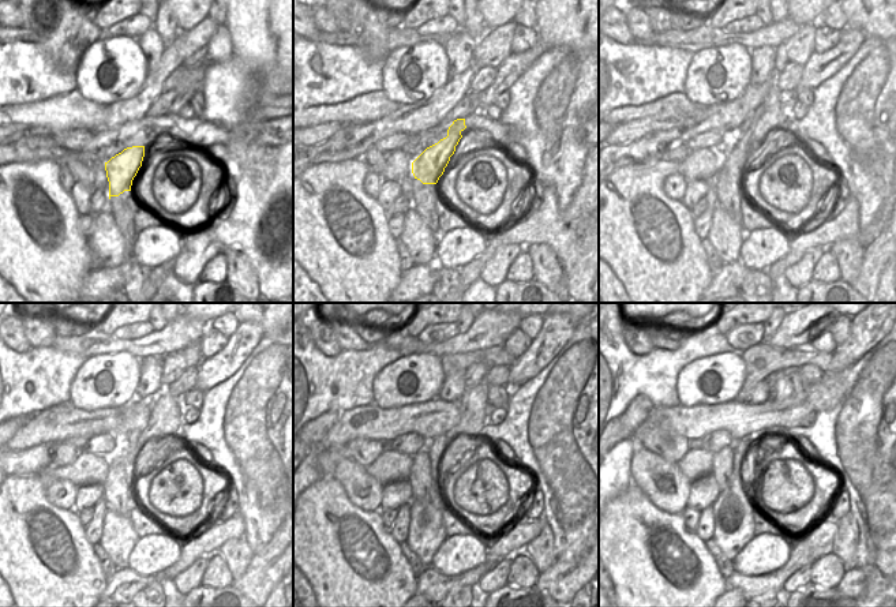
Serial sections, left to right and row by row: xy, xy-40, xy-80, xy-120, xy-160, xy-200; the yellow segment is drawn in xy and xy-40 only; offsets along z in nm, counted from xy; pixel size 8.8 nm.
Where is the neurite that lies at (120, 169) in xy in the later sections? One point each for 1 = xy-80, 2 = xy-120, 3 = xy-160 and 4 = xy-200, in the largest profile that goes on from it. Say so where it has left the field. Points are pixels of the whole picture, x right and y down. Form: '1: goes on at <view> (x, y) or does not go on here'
1: goes on at xy-80 (742, 157)
2: goes on at xy-120 (165, 419)
3: goes on at xy-160 (475, 408)
4: goes on at xy-200 (783, 388)

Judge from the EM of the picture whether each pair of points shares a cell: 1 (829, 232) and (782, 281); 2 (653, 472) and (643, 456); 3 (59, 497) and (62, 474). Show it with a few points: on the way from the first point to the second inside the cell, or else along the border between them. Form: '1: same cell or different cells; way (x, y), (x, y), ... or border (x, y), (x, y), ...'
1: different cells; border (782, 274), (775, 280), (773, 285)
2: same cell; way (649, 468), (643, 460)
3: different cells; border (49, 468), (53, 476), (67, 479), (77, 487)

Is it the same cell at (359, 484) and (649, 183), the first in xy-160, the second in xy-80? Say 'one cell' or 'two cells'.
two cells

